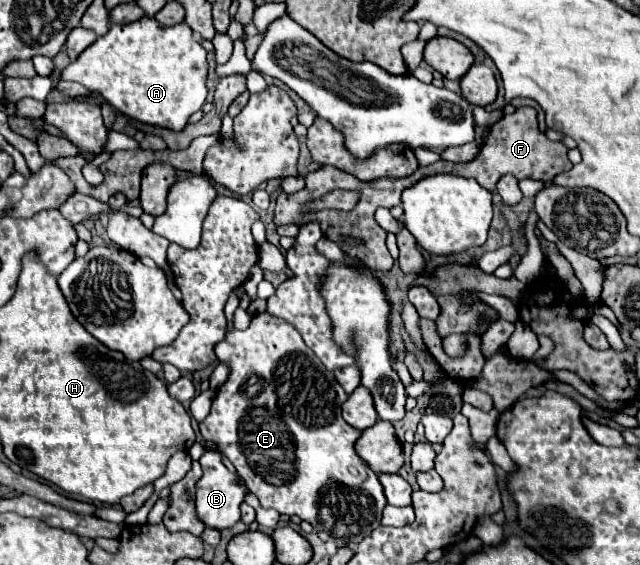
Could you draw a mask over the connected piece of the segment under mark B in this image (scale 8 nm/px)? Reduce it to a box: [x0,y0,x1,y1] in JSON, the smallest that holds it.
[196,451,248,531]

